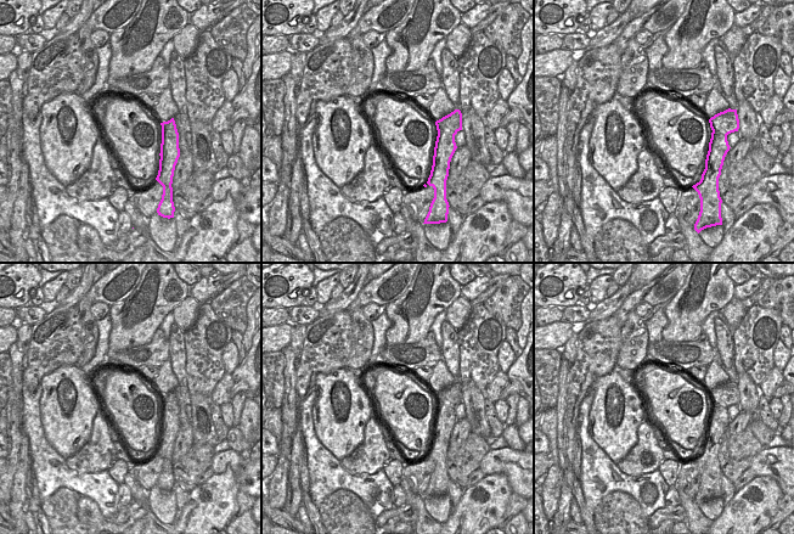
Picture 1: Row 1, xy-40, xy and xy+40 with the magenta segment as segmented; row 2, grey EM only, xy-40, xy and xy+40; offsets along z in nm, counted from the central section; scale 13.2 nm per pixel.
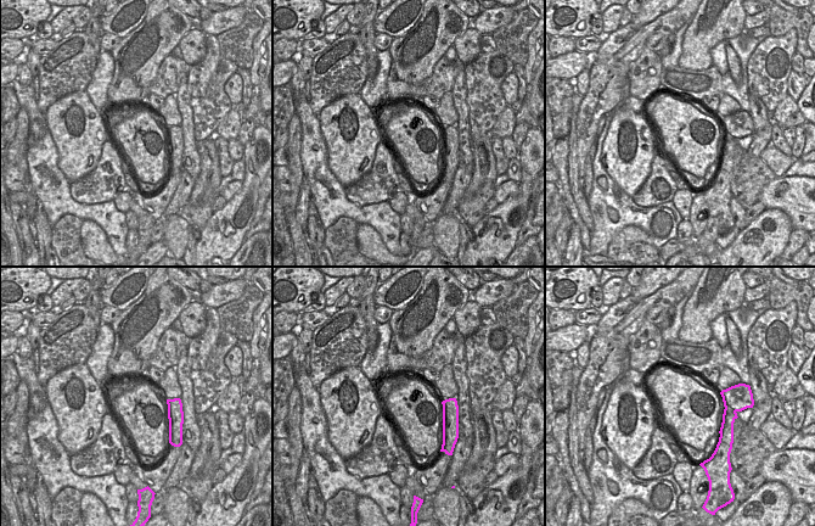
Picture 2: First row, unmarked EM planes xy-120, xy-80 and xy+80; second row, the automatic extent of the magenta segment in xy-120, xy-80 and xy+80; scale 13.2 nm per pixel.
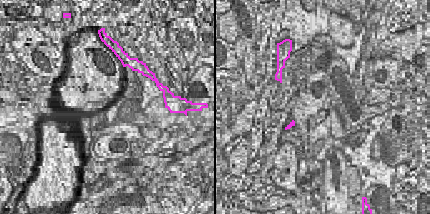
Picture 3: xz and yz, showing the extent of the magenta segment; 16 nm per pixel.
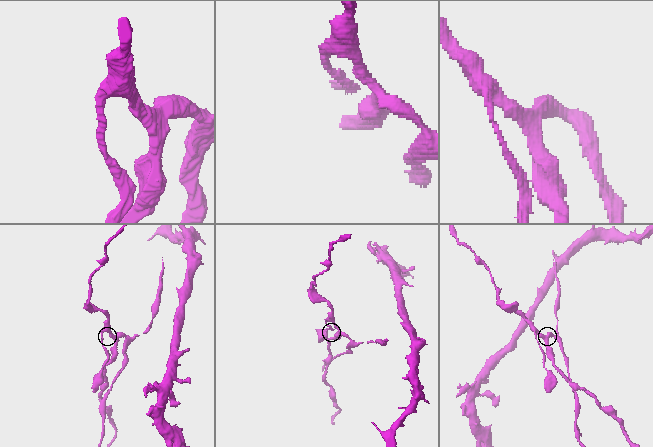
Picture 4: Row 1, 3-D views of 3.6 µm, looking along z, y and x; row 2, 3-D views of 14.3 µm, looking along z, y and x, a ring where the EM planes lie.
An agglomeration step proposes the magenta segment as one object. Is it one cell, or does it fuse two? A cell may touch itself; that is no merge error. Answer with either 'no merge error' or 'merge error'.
merge error

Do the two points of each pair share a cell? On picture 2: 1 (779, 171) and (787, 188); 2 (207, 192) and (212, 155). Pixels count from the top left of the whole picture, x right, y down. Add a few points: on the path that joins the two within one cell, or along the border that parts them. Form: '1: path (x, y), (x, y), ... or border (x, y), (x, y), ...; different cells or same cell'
1: border (783, 174), (776, 178); different cells
2: path (207, 183), (209, 164); same cell

